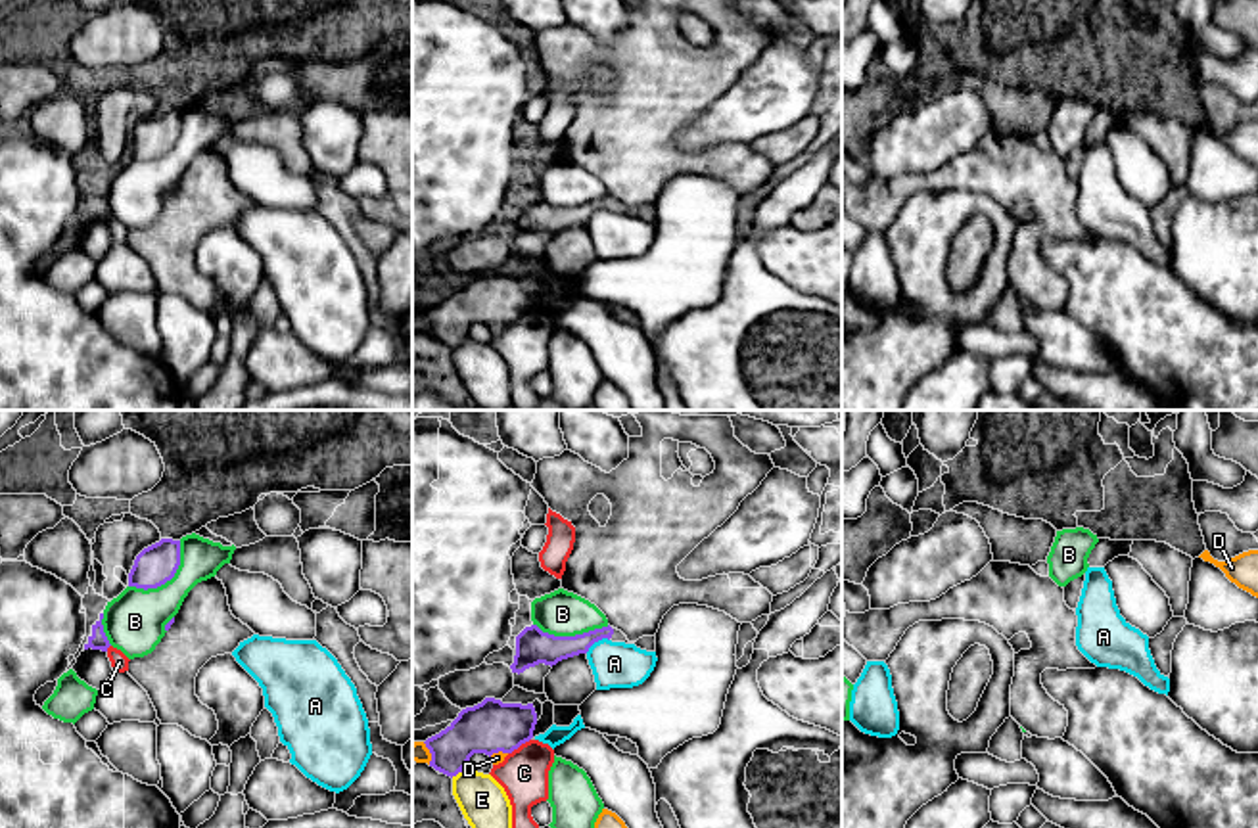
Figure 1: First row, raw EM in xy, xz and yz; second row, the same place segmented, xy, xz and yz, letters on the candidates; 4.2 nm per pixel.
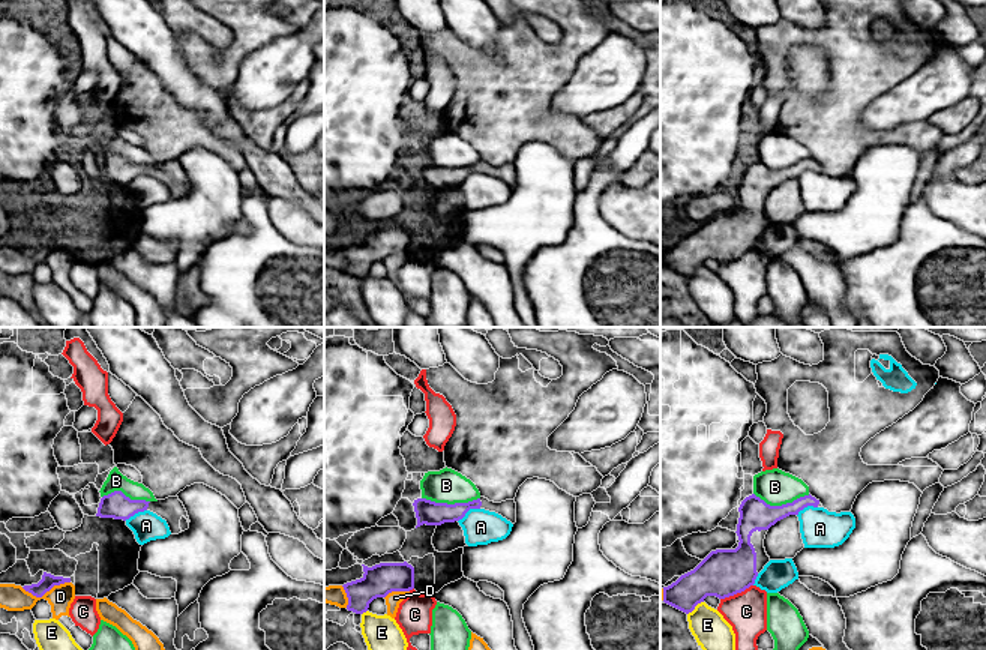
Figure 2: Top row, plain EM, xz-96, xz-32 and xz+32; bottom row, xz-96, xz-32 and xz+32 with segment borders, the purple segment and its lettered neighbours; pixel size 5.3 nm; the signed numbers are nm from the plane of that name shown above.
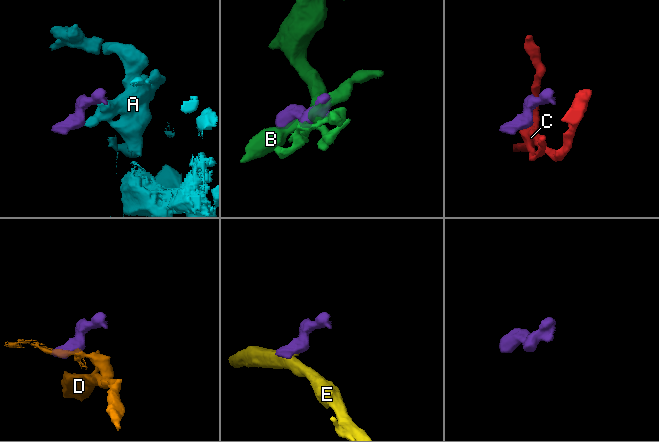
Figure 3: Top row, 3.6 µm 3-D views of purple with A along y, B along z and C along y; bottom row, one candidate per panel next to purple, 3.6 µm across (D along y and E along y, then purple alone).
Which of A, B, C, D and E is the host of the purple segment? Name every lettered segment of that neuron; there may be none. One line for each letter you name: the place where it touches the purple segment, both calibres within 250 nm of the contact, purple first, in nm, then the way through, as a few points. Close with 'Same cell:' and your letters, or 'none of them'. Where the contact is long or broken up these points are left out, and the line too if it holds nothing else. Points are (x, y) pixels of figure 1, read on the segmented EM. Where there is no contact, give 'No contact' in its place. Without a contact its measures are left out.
Same cell: none of them

